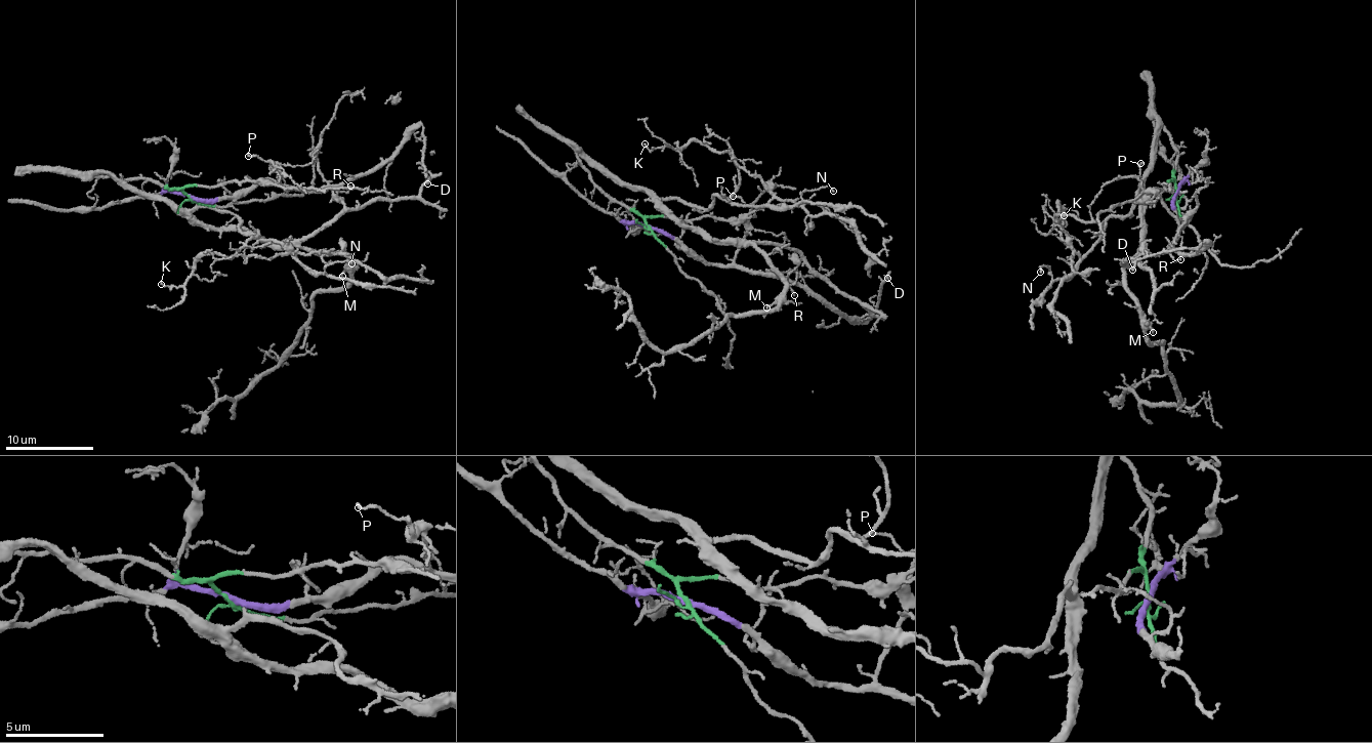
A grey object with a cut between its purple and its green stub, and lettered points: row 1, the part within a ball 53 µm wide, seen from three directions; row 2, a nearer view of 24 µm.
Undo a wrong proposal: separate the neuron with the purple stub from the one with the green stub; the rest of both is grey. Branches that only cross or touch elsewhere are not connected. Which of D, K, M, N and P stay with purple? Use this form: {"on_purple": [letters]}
{"on_purple": ["D", "P"]}

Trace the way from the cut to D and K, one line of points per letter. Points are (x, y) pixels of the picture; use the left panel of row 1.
D: (189, 197), (220, 199), (245, 194), (263, 179), (325, 193), (379, 167), (420, 125), (426, 184)
K: (189, 197), (97, 175), (258, 232), (234, 255), (203, 253), (180, 286), (160, 284)

